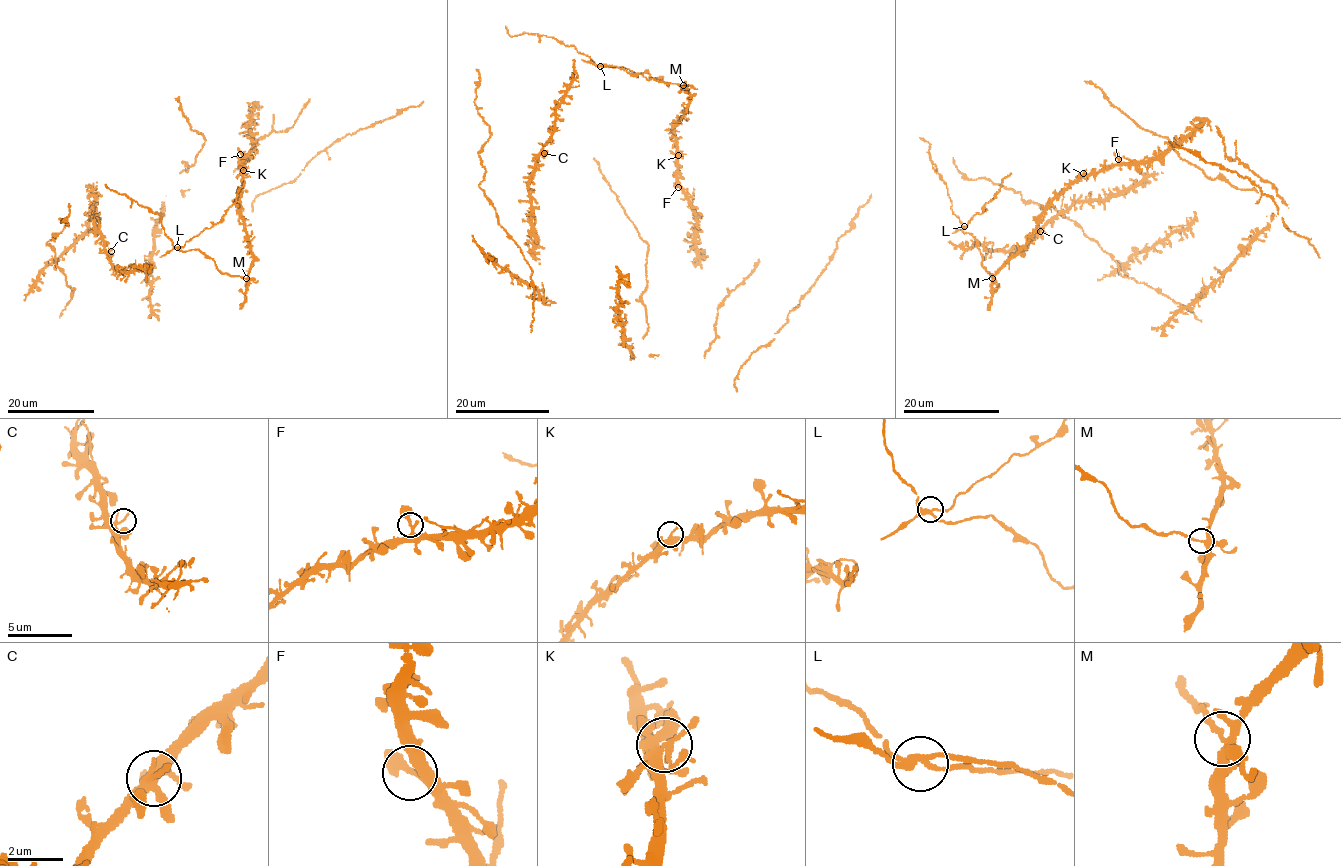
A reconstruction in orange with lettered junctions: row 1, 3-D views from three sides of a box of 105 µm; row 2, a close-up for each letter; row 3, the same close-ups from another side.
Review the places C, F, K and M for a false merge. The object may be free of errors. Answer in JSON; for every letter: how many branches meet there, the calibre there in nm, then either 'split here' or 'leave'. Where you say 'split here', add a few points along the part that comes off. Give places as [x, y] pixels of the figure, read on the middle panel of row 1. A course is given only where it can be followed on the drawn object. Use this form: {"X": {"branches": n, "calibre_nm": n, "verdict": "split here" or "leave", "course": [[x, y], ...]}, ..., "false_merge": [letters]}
{"C": {"branches": 3, "calibre_nm": 240, "verdict": "leave"}, "F": {"branches": 3, "calibre_nm": 240, "verdict": "leave"}, "K": {"branches": 5, "calibre_nm": 320, "verdict": "leave"}, "M": {"branches": 5, "calibre_nm": 240, "verdict": "split here", "course": [[683, 85], [596, 64], [555, 38], [527, 33], [511, 36], [505, 26]]}, "false_merge": ["M"]}

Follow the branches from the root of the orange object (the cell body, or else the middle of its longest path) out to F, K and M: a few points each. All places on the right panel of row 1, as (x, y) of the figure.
F: (1007, 264), (1027, 243), (1038, 218), (1055, 198), (1079, 178), (1112, 167), (1118, 159)
K: (1007, 264), (1027, 243), (1040, 214), (1083, 173)
M: (1007, 264), (992, 278)

